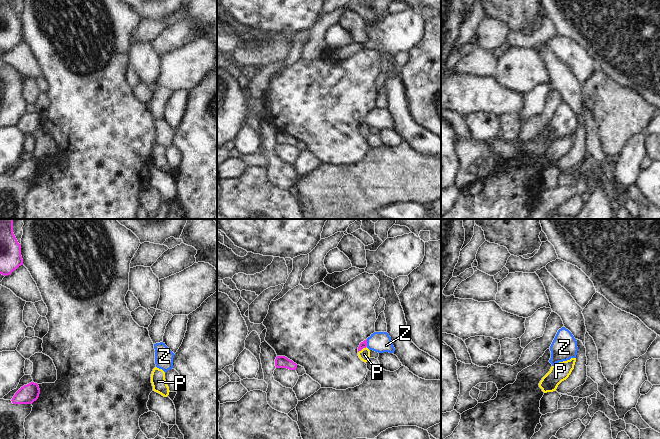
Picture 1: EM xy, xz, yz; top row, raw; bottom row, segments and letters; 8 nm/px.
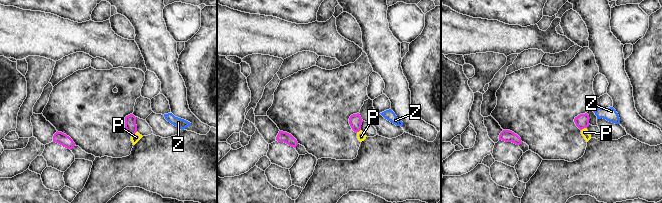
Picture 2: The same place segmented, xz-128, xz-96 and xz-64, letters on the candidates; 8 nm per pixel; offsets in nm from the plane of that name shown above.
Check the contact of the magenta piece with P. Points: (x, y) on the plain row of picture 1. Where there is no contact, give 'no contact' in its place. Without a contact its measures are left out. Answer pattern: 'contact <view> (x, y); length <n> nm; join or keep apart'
contact xz (362, 124); length 90 nm; keep apart

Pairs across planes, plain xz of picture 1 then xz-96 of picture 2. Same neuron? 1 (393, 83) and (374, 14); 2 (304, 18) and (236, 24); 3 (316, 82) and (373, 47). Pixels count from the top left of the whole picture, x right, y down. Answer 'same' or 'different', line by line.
1: same
2: different
3: different

